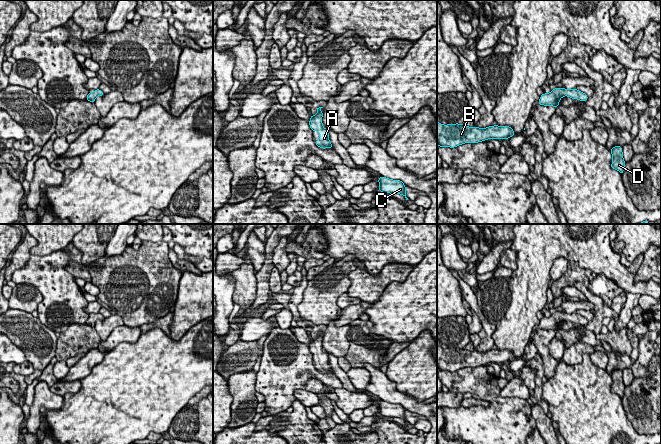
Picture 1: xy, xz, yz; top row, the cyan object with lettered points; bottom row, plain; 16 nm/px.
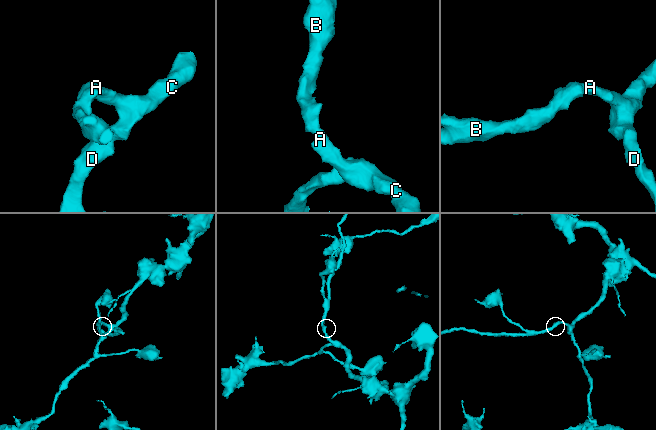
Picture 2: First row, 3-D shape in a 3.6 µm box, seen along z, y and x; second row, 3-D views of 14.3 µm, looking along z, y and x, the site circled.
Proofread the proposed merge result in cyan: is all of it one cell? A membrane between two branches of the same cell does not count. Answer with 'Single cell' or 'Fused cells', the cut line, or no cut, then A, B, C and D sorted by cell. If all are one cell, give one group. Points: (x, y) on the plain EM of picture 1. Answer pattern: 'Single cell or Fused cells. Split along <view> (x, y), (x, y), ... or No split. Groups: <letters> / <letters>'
Single cell. No split. Groups: A B C D

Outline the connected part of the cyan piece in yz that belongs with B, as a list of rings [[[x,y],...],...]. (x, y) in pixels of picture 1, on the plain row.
[[[437,346],[437,369],[454,372],[465,367],[478,367],[487,363],[508,363],[516,359],[510,350],[468,351],[464,348],[443,349]]]

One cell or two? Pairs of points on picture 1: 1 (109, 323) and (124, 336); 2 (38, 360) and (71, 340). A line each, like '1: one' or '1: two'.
1: two
2: two

